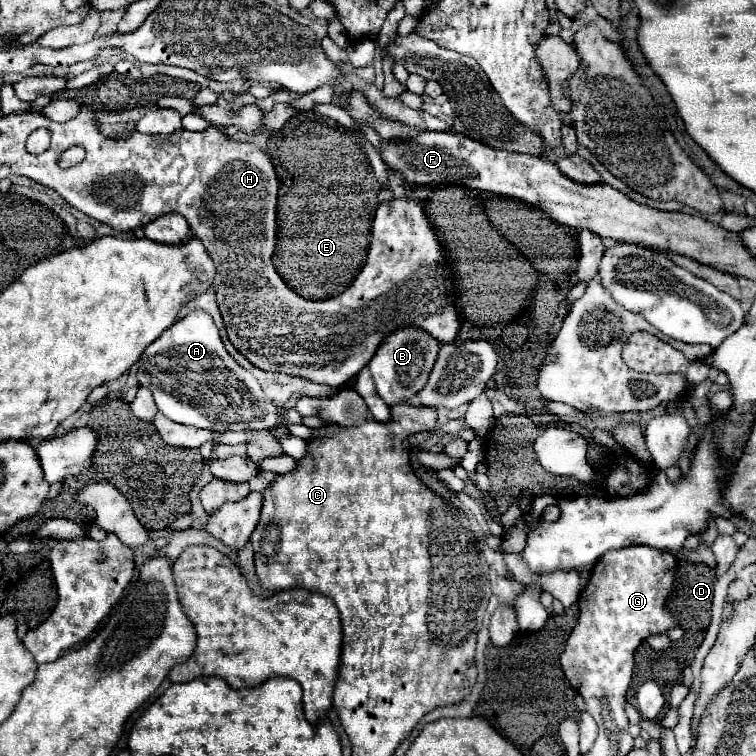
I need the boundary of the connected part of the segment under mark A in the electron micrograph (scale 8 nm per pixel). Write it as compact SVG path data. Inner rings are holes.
M191 309L189 315L175 321L157 341L153 341L143 351L137 377L139 385L151 389L159 411L181 425L193 425L199 429L227 433L243 429L267 429L273 423L277 423L277 407L265 399L257 379L227 353L215 321L203 309Z

